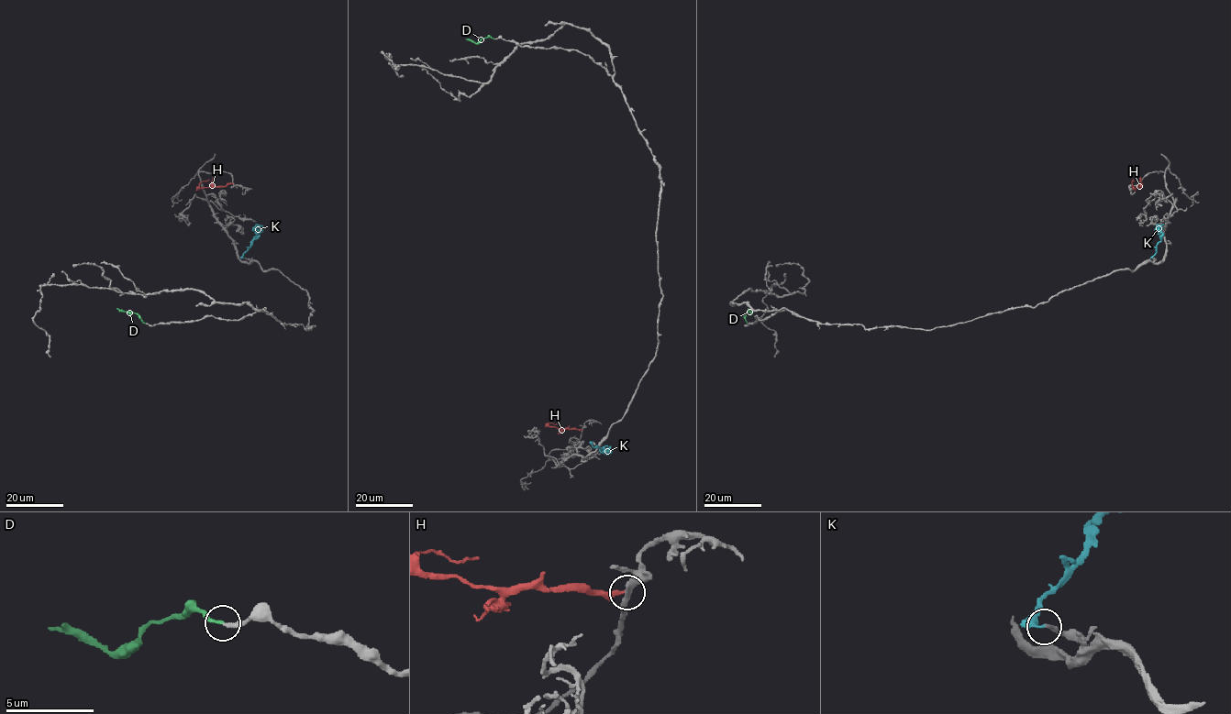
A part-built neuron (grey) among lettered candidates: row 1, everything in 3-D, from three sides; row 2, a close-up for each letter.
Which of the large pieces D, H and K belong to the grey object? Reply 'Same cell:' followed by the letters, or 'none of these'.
Same cell: D

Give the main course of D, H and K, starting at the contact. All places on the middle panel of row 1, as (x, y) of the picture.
D: (493, 38), (486, 37), (476, 43), (465, 38)
H: (582, 429), (549, 425), (549, 422), (559, 423)
K: (593, 442), (593, 446), (607, 453), (604, 447), (607, 445)

